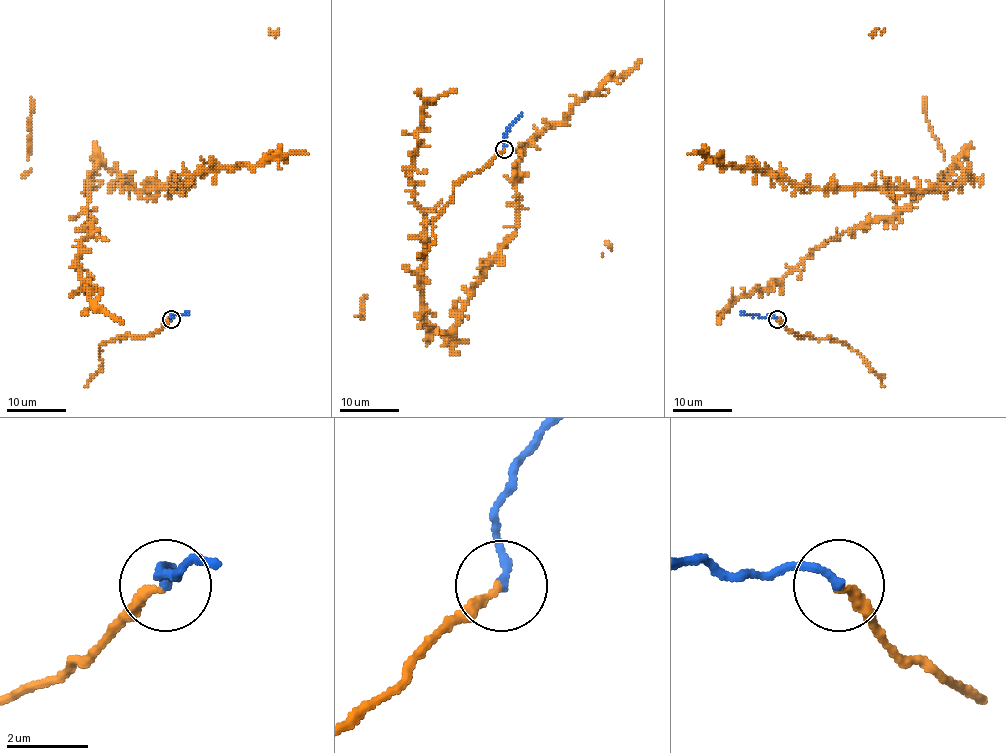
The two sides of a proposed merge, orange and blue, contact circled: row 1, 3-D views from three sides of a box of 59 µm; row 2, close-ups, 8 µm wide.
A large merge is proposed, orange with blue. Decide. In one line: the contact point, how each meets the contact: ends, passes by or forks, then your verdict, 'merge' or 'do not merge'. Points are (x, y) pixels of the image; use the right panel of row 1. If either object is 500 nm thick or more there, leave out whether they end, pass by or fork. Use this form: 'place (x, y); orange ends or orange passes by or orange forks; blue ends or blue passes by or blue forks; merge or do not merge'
place (777, 319); orange ends; blue ends; merge

